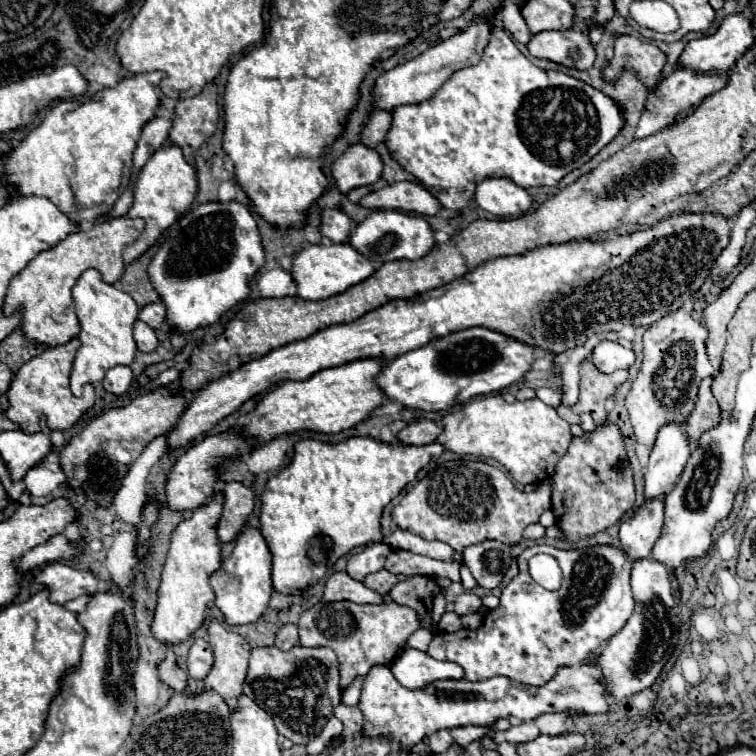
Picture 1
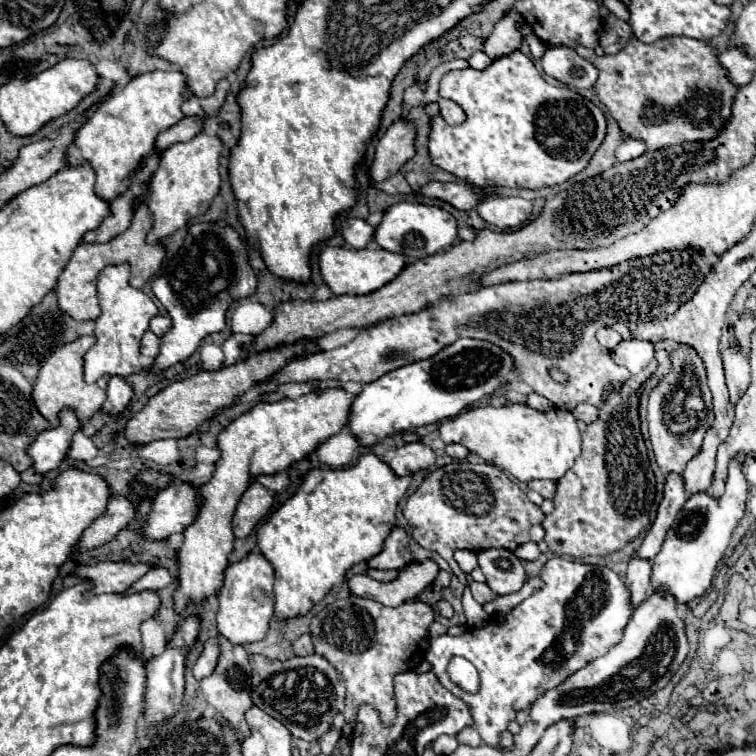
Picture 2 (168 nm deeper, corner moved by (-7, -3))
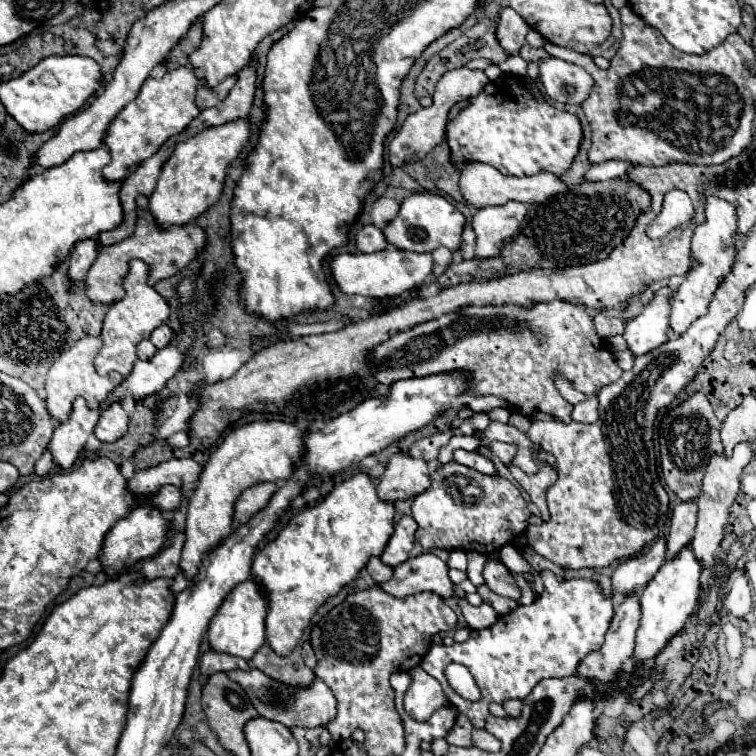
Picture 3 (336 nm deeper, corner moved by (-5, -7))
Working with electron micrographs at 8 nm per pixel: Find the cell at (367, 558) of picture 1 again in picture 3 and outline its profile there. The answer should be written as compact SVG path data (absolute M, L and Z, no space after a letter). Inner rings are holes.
M403 516L395 524L395 532L393 532L385 552L381 554L381 562L391 568L405 562L409 558L409 550L413 548L413 542L415 542L415 530L417 530L417 522L411 516Z

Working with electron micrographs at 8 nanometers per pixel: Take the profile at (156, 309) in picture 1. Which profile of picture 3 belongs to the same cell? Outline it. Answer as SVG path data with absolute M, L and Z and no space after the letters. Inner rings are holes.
M161 324L157 326L153 332L151 332L151 342L157 346L157 348L163 348L165 344L169 344L169 340L173 338L173 330L167 326L167 324Z

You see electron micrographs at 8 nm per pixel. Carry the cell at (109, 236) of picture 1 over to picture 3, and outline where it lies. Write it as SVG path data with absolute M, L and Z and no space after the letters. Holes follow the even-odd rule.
M145 196L137 198L139 218L137 218L135 234L129 236L129 238L125 238L119 244L113 244L109 248L107 246L101 248L97 260L89 268L87 278L85 278L85 294L87 294L87 298L93 304L113 304L115 300L119 300L123 296L121 280L125 276L123 272L127 270L129 260L133 260L133 258L143 260L149 266L149 276L153 278L153 282L157 282L157 280L163 280L163 278L169 278L169 276L177 274L205 246L205 232L199 226L185 224L185 226L173 226L173 228L167 228L167 230L157 228L153 216L145 210L147 204L149 204L149 200Z

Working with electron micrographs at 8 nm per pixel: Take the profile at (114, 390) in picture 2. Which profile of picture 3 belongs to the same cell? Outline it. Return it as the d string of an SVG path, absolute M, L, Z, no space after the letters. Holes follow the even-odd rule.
M113 402L101 412L99 422L95 426L95 436L101 442L115 442L127 432L127 424L129 424L129 416L123 410L121 402Z

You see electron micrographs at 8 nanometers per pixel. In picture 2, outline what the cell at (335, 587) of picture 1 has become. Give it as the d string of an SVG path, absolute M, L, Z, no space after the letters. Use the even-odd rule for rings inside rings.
M427 558L423 562L411 560L399 570L399 578L391 582L377 582L371 580L367 574L357 574L349 580L351 594L373 598L385 606L399 606L409 598L419 596L425 588L433 584L439 574L439 566L435 560Z

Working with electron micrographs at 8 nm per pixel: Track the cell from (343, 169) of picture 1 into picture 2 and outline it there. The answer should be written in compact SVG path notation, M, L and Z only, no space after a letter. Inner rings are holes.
M397 120L379 140L375 150L375 160L371 166L371 178L383 182L399 172L399 168L415 156L415 134L417 128L413 122Z

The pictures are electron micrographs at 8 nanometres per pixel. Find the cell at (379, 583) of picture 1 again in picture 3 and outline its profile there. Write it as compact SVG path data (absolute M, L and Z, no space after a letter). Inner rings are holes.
M379 558L369 560L369 564L367 564L367 572L371 574L371 578L373 578L377 584L379 584L379 582L387 582L387 580L393 576L393 568L381 564Z

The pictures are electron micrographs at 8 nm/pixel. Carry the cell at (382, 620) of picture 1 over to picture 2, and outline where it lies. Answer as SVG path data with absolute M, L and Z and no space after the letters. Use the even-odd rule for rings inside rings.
M349 596L325 606L311 620L311 638L315 652L323 656L345 682L345 724L341 736L351 736L357 710L363 704L371 704L385 726L395 722L395 692L393 676L419 666L427 652L429 626L435 616L453 618L453 608L449 602L439 600L435 606L425 602L405 602L397 608L383 606L377 600Z

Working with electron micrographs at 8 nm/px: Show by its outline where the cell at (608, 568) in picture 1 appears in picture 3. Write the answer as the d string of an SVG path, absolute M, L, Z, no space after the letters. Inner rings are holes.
M543 570L541 578L545 590L531 606L517 606L513 612L499 616L493 626L473 630L469 640L461 644L433 644L421 662L421 668L443 686L449 704L457 708L457 712L465 714L473 728L485 728L491 714L491 702L503 704L513 698L525 700L539 680L575 674L581 660L603 646L615 608L613 598L601 590L599 582L587 578L569 578L559 582L553 574L549 574L549 570ZM449 662L459 662L469 668L471 676L481 688L479 702L467 702L457 696L453 688L449 688L443 674Z

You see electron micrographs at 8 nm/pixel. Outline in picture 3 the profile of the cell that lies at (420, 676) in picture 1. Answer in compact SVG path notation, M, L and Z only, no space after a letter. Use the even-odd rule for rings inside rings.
M449 664L445 668L445 676L447 676L447 682L449 686L465 700L469 702L477 702L481 698L481 692L473 680L473 676L469 674L469 670L463 666L463 664Z

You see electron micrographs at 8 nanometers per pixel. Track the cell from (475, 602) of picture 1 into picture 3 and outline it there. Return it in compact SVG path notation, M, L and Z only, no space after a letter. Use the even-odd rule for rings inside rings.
M485 584L477 588L477 594L483 598L483 602L491 604L491 606L497 610L497 614L499 614L499 616L503 616L505 612L511 612L513 608L517 608L517 606L519 606L515 600L509 600L509 598L503 598L503 596L499 596L499 594L491 592Z

